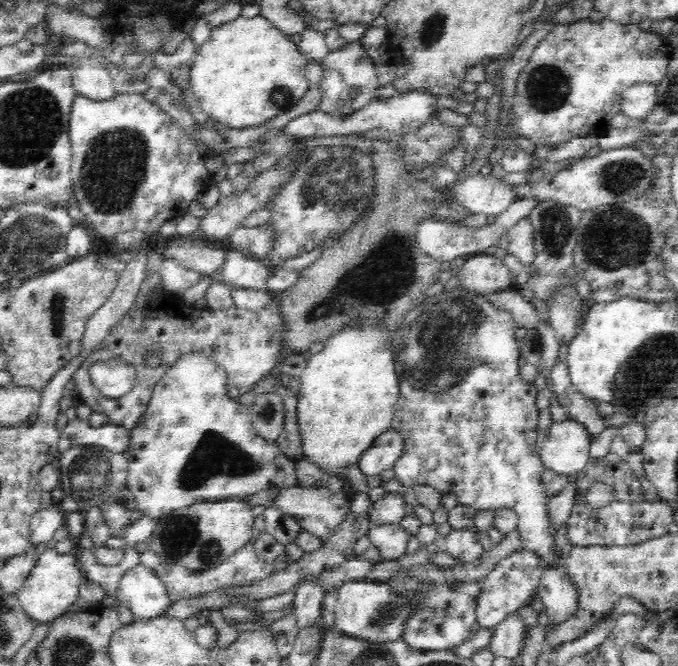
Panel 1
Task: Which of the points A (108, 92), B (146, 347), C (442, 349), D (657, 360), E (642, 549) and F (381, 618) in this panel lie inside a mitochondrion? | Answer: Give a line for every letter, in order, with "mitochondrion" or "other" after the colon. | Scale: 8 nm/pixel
A: other
B: mitochondrion
C: mitochondrion
D: mitochondrion
E: other
F: mitochondrion

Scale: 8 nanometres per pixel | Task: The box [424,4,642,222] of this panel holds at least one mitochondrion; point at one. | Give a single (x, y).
(548, 88)

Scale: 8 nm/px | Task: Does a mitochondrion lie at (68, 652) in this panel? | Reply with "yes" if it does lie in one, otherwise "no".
yes

